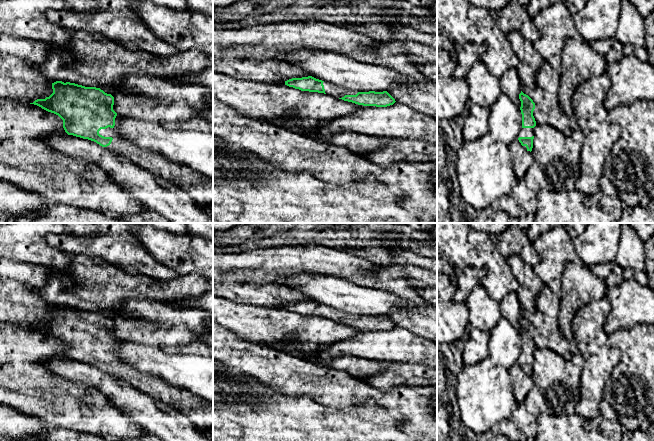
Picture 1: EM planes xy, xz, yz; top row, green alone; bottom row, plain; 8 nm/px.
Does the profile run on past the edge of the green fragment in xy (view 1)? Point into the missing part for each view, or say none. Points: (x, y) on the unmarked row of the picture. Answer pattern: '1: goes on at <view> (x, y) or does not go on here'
1: goes on at xy (200, 412)

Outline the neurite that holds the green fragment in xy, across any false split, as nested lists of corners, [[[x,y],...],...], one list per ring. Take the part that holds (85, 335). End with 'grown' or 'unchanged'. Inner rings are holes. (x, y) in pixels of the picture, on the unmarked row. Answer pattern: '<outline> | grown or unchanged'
[[[62,305],[52,307],[52,313],[53,317],[49,321],[37,323],[30,328],[58,339],[63,344],[63,352],[68,359],[94,365],[102,371],[129,382],[140,391],[180,410],[200,431],[213,432],[213,404],[189,391],[177,389],[151,374],[140,373],[118,360],[114,353],[117,337],[113,334],[114,321],[111,318],[105,317],[100,312]]] | grown

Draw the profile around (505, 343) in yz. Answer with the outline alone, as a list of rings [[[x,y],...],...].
[[[501,317],[489,332],[488,355],[502,367],[510,369],[519,362],[522,354],[522,338],[505,318]]]

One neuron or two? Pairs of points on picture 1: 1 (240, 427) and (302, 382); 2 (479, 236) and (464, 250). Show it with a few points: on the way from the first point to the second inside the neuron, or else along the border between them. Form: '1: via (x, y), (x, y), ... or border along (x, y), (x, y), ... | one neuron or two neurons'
1: border along (264, 383), (282, 393), (306, 395), (308, 397) | two neurons
2: border along (467, 233), (467, 239), (477, 254) | two neurons

